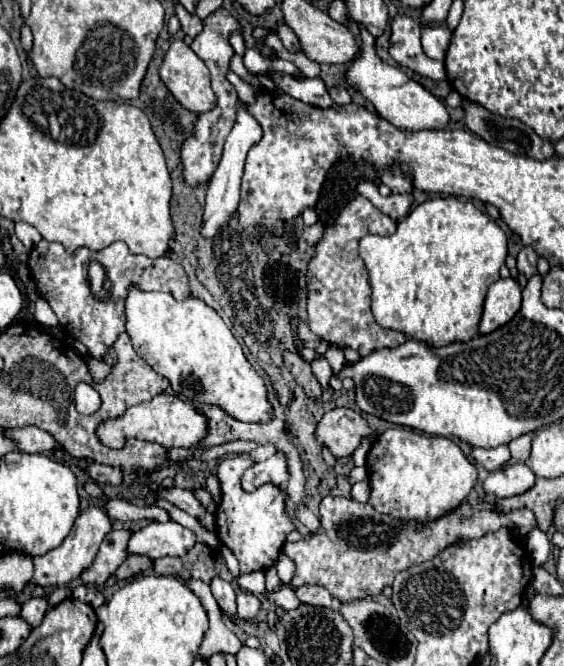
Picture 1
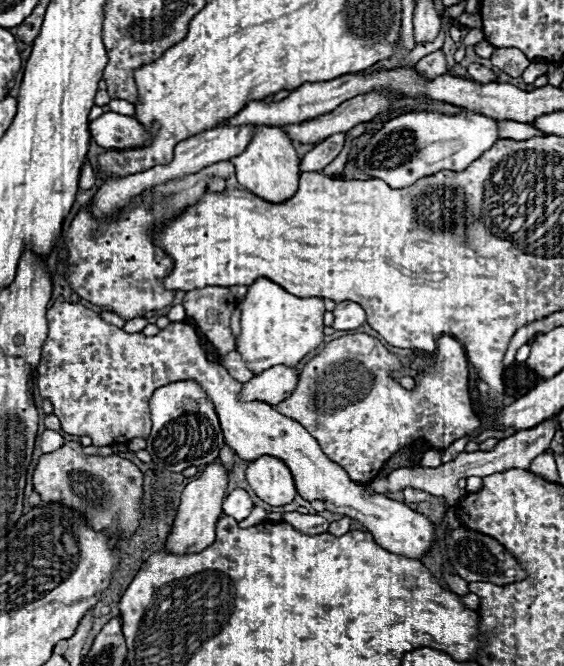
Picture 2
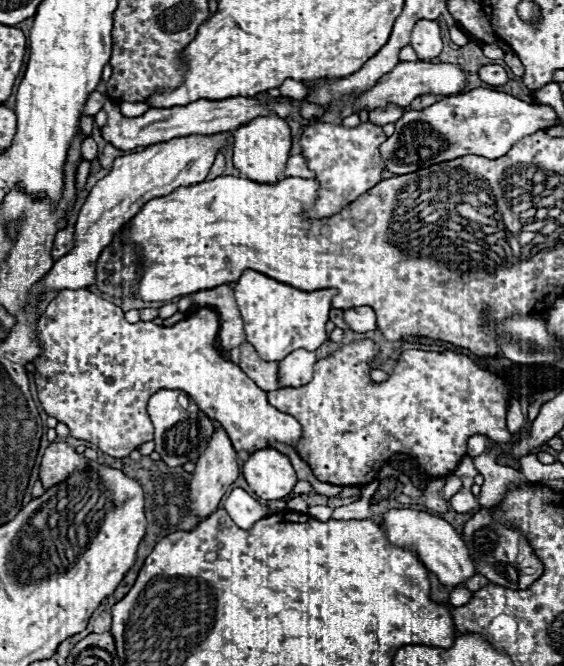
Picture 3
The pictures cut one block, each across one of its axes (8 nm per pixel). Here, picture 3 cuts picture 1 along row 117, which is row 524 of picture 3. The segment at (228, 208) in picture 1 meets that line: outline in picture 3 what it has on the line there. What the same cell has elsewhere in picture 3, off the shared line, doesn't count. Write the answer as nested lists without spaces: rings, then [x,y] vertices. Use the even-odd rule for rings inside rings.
[[[234,488],[228,496],[228,500],[224,502],[224,510],[230,514],[230,518],[242,528],[248,530],[254,522],[258,522],[260,518],[264,518],[275,509],[281,509],[281,500],[271,501],[269,505],[256,502],[248,492],[244,492],[242,488]]]

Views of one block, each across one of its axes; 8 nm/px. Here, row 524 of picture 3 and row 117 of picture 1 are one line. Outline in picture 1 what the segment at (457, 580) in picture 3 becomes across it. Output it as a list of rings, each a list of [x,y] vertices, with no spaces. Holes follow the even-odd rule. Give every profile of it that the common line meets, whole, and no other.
[[[360,28],[364,48],[360,50],[360,56],[354,60],[352,68],[346,72],[346,82],[360,90],[376,108],[376,112],[386,118],[396,128],[404,130],[424,130],[424,128],[446,128],[450,124],[450,114],[446,106],[432,96],[422,84],[408,78],[402,70],[384,64],[376,52],[374,52],[374,36]]]

